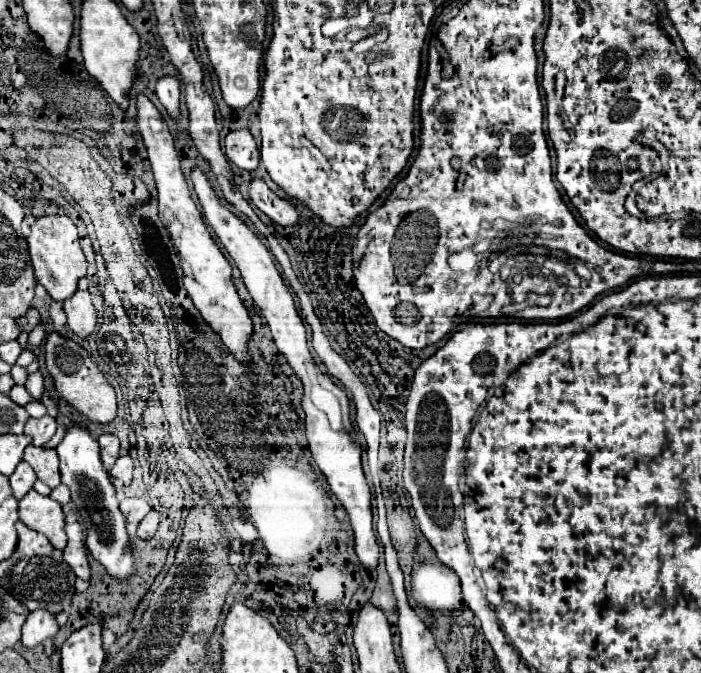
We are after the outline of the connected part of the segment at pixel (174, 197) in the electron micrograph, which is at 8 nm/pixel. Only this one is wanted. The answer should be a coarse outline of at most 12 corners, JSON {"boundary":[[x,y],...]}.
{"boundary":[[147,96],[137,126],[183,286],[249,366],[253,322],[189,194],[167,122]]}

